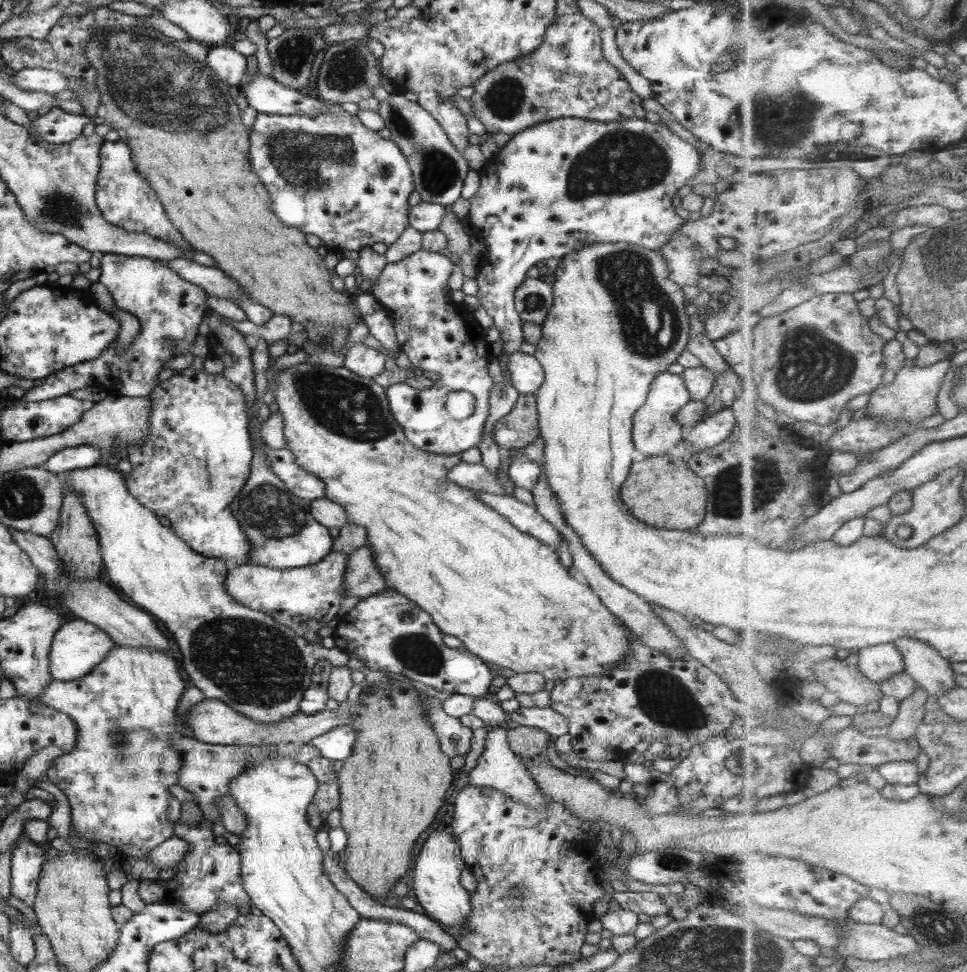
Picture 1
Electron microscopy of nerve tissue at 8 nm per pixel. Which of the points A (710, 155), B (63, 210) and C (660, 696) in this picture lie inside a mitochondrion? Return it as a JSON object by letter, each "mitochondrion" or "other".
{"A":"other","B":"mitochondrion","C":"mitochondrion"}

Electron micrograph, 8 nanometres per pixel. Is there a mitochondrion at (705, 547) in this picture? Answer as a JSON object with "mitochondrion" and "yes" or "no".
{"mitochondrion":"no"}

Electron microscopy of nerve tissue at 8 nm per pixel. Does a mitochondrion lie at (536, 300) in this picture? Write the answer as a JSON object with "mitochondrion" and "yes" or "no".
{"mitochondrion":"yes"}

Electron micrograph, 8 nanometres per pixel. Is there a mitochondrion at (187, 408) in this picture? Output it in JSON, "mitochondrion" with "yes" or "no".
{"mitochondrion":"no"}

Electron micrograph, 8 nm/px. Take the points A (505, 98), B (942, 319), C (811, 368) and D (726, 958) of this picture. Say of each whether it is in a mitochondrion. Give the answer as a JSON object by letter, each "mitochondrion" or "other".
{"A":"mitochondrion","B":"other","C":"mitochondrion","D":"mitochondrion"}

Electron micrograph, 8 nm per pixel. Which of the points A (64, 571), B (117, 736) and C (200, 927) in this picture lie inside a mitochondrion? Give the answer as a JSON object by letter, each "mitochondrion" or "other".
{"A":"other","B":"mitochondrion","C":"other"}

